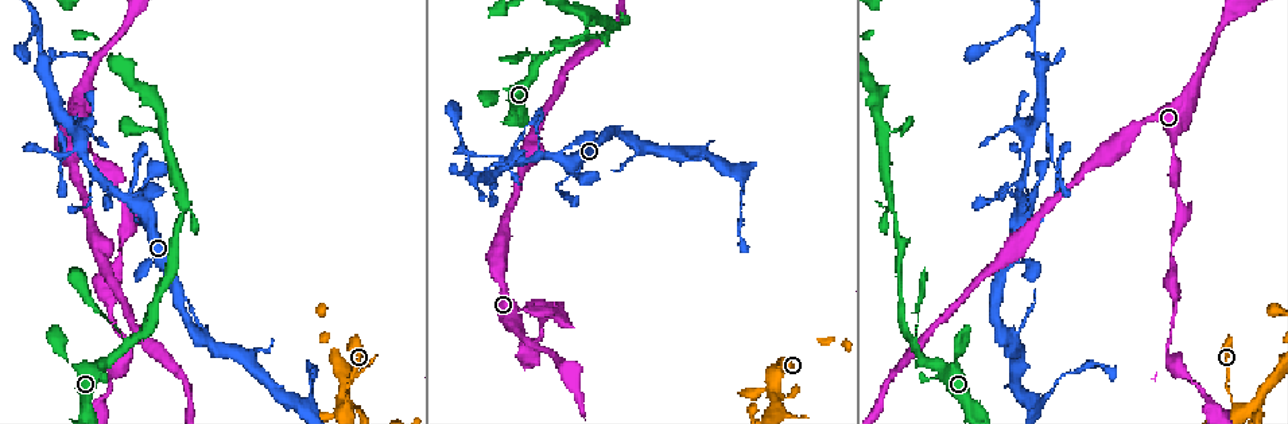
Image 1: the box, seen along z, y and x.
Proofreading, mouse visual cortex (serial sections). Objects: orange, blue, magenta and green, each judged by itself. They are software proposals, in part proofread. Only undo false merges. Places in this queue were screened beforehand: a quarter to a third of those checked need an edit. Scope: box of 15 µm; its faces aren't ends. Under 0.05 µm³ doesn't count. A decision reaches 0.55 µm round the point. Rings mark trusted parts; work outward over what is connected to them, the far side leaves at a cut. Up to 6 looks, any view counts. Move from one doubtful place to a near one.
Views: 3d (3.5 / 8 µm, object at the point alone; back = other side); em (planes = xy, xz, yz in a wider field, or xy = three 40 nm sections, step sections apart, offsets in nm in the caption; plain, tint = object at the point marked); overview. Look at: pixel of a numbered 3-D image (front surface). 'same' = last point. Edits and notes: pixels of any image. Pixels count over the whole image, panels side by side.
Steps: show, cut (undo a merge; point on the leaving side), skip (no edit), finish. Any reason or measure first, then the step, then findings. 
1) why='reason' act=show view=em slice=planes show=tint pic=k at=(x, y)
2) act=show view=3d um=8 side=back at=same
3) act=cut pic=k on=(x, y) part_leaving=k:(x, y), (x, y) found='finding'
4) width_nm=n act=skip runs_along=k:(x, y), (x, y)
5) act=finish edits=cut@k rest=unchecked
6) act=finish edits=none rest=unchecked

why='three arms meet' act=show view=3d um=3.5 side=back pic=1 at=(555, 51)

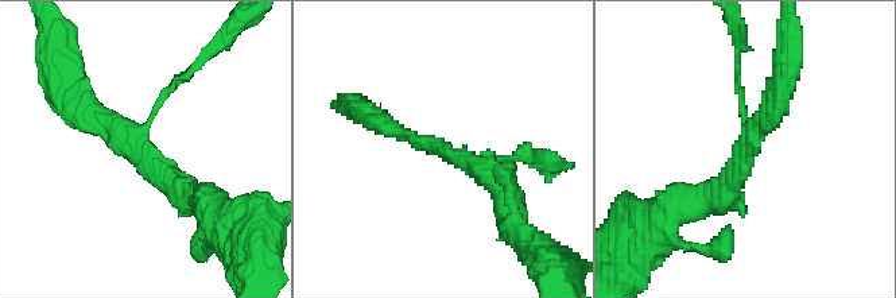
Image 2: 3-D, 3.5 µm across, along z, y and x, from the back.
arms=3 arm_widths_nm=100,200,300 act=show view=em slice=xy step=5 show=tint pic=2 at=(747, 143)

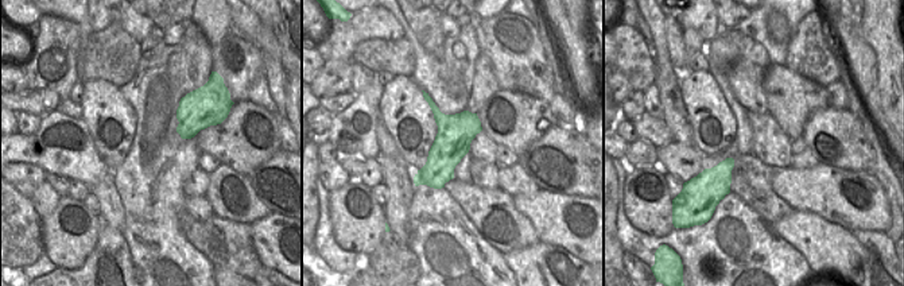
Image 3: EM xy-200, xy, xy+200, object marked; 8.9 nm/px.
act=skip runs_along=2:(198, 200), (70, 92) found='one cell here'

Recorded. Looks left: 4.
why='calibre changes' act=show view=3d um=8 side=back pic=1 at=(563, 304)

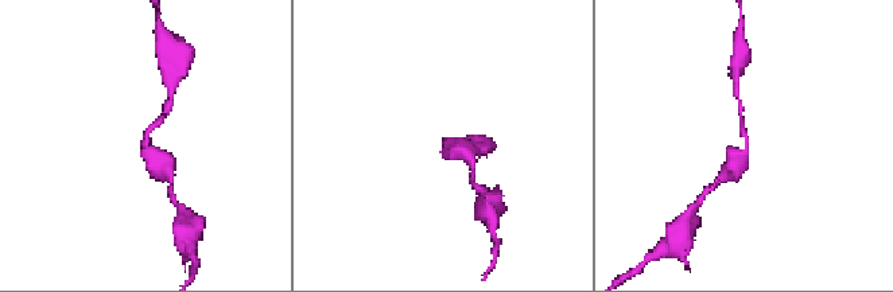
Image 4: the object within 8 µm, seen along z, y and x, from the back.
why='shape alone is not enough' act=show view=em slice=xy step=2 show=tint pic=4 at=(443, 138)

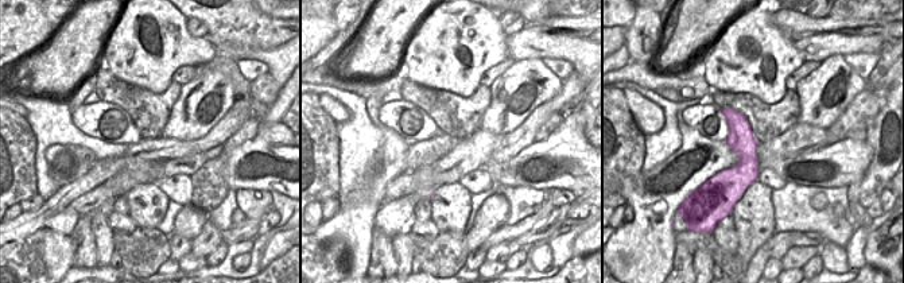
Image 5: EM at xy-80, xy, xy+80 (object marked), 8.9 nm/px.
act=skip runs_along=5:(726, 111), (744, 144), (733, 196) found='continuous, no second cell'

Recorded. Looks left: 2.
why='sudden change in width' act=show view=3d um=3.5 pic=1 at=(313, 388)

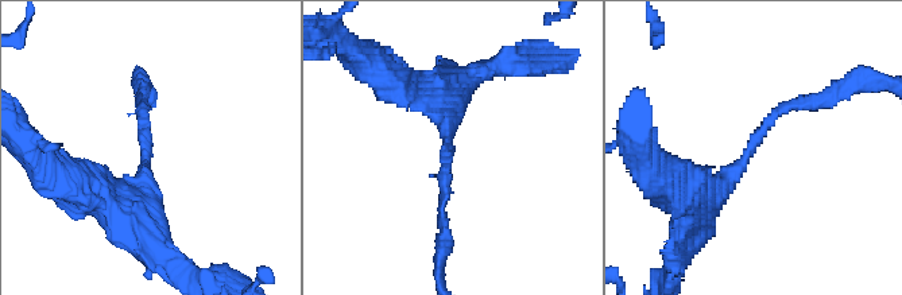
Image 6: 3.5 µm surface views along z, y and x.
act=show view=em slice=xy step=2 show=tint pic=6 at=(444, 141)

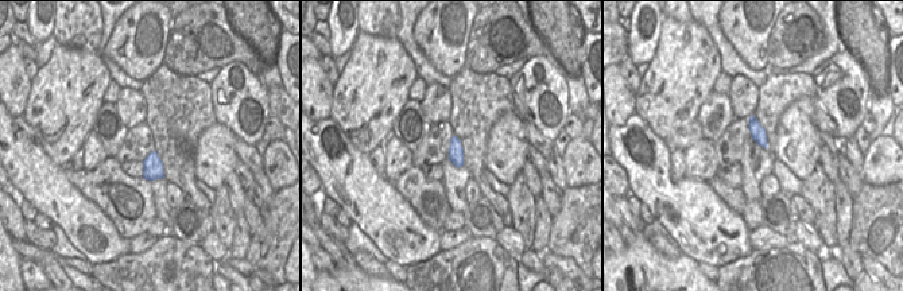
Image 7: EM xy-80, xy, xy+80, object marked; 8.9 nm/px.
act=skip runs_along=6:(693, 204), (711, 200), (779, 108), (815, 104) found='one cell here'

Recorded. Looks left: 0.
act=finish edits=none rest=unchecked

